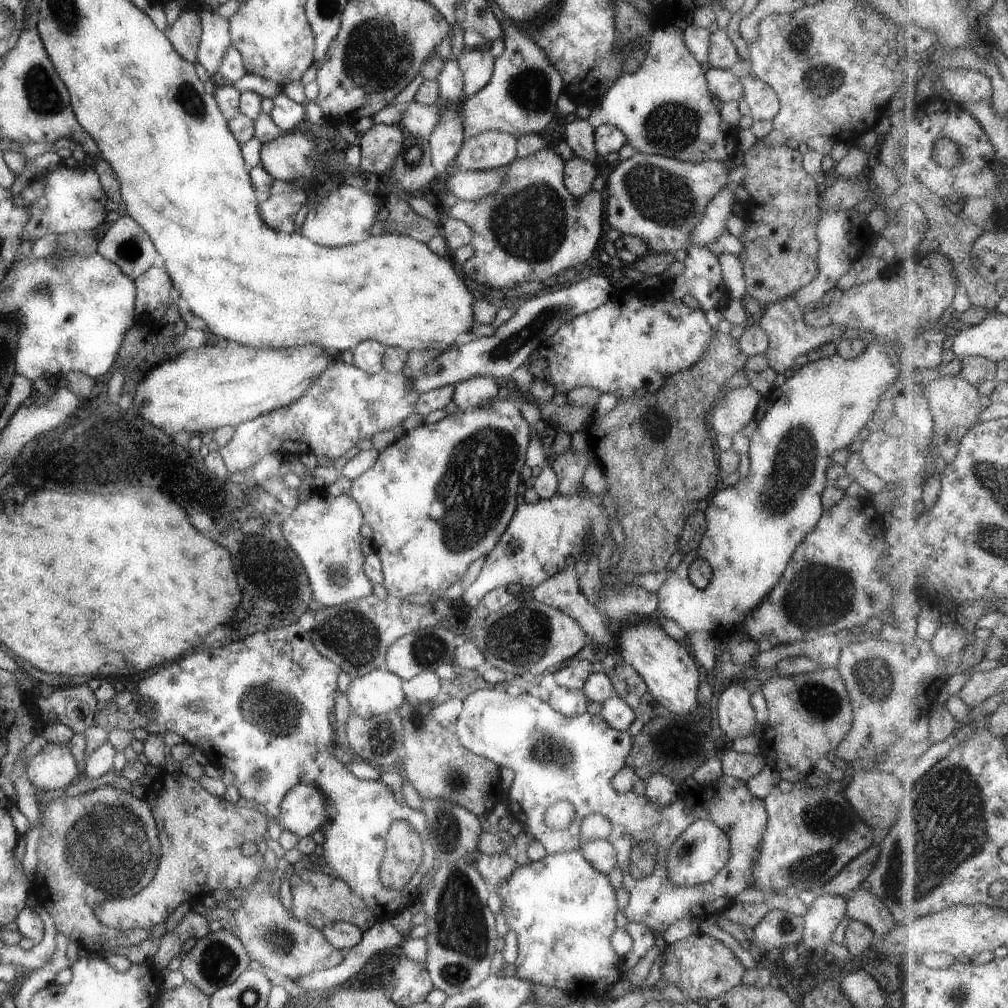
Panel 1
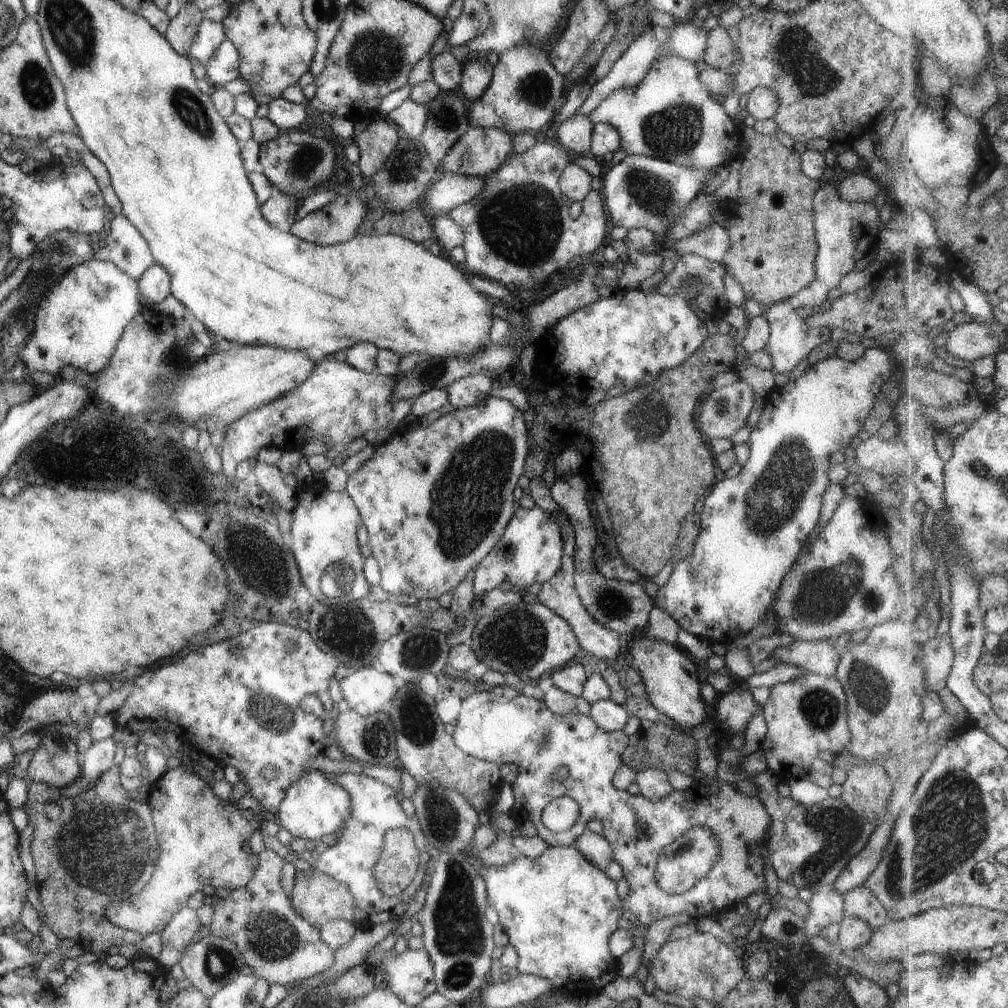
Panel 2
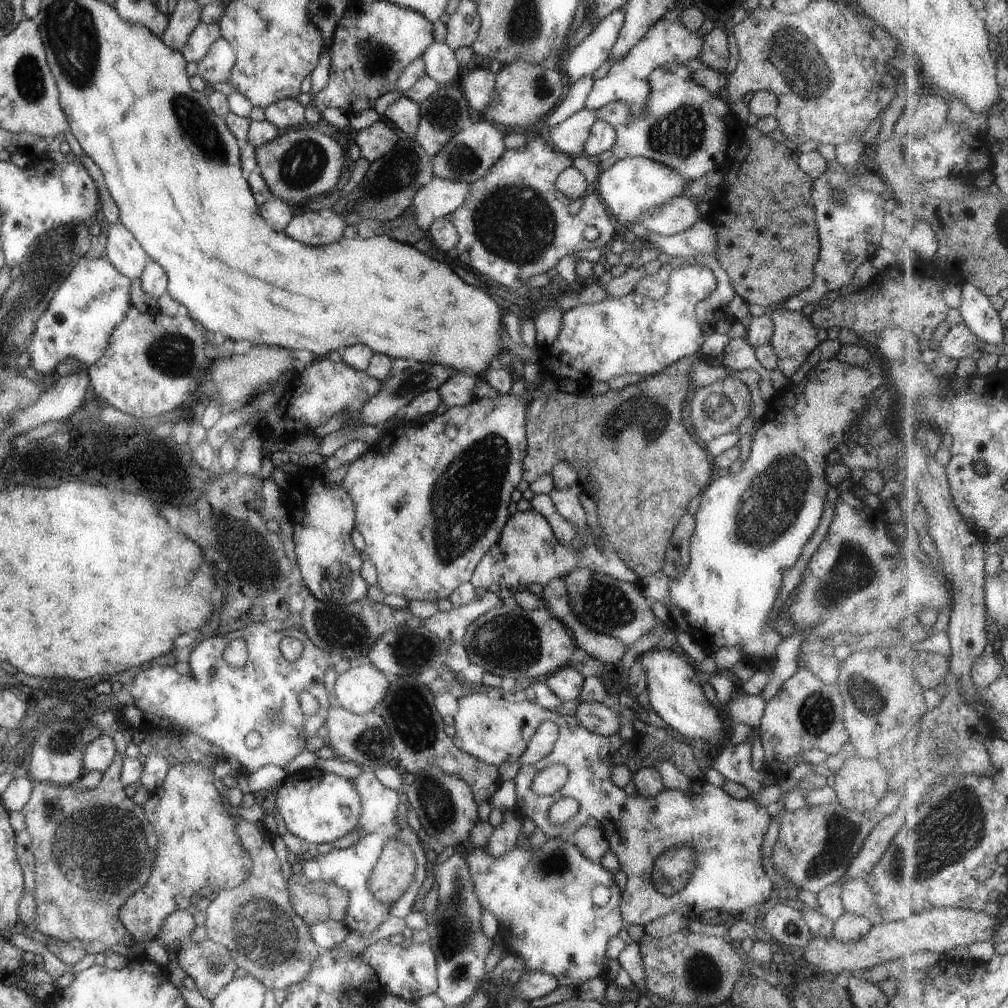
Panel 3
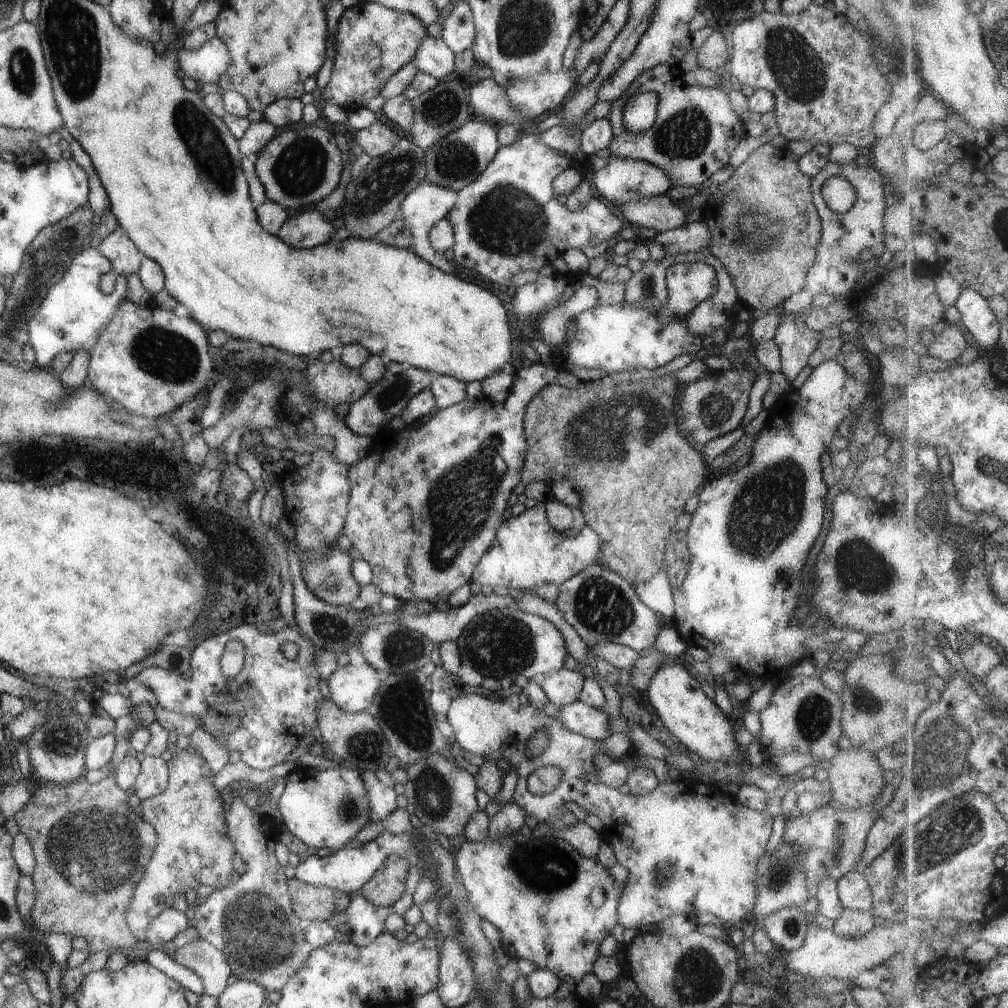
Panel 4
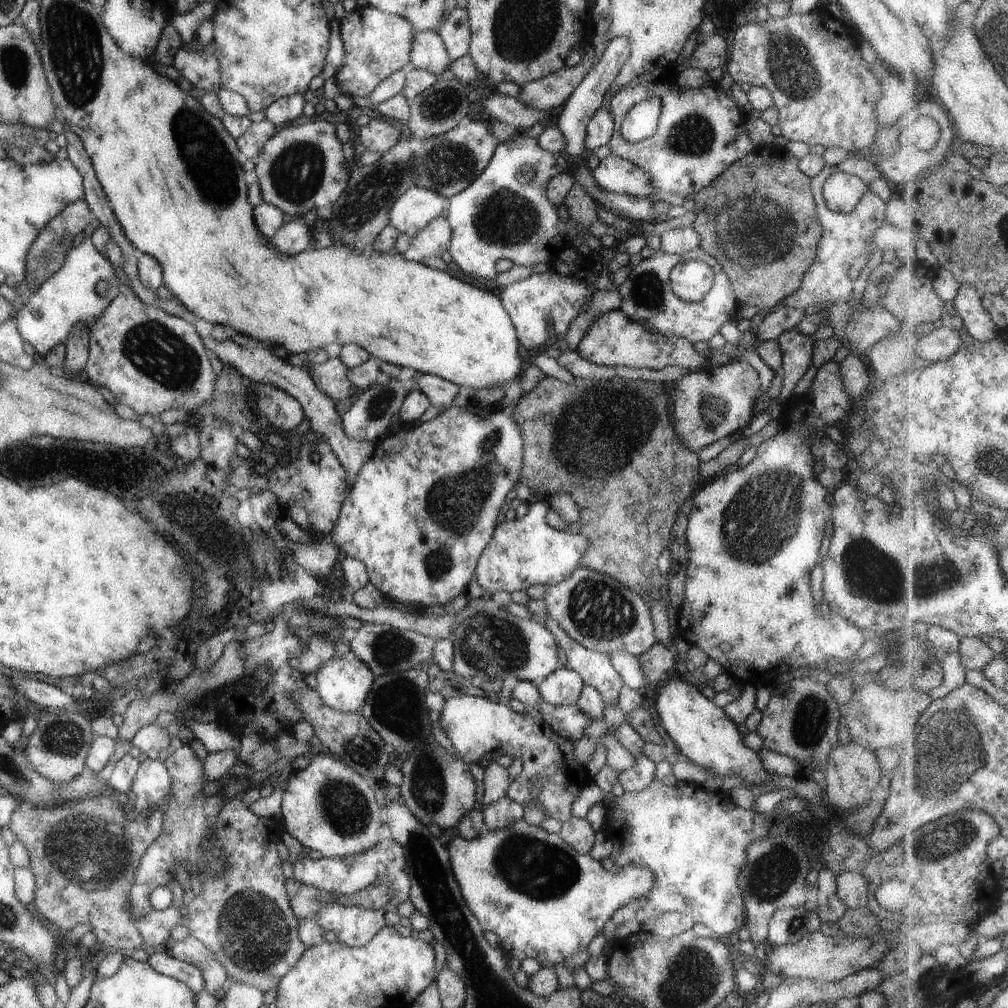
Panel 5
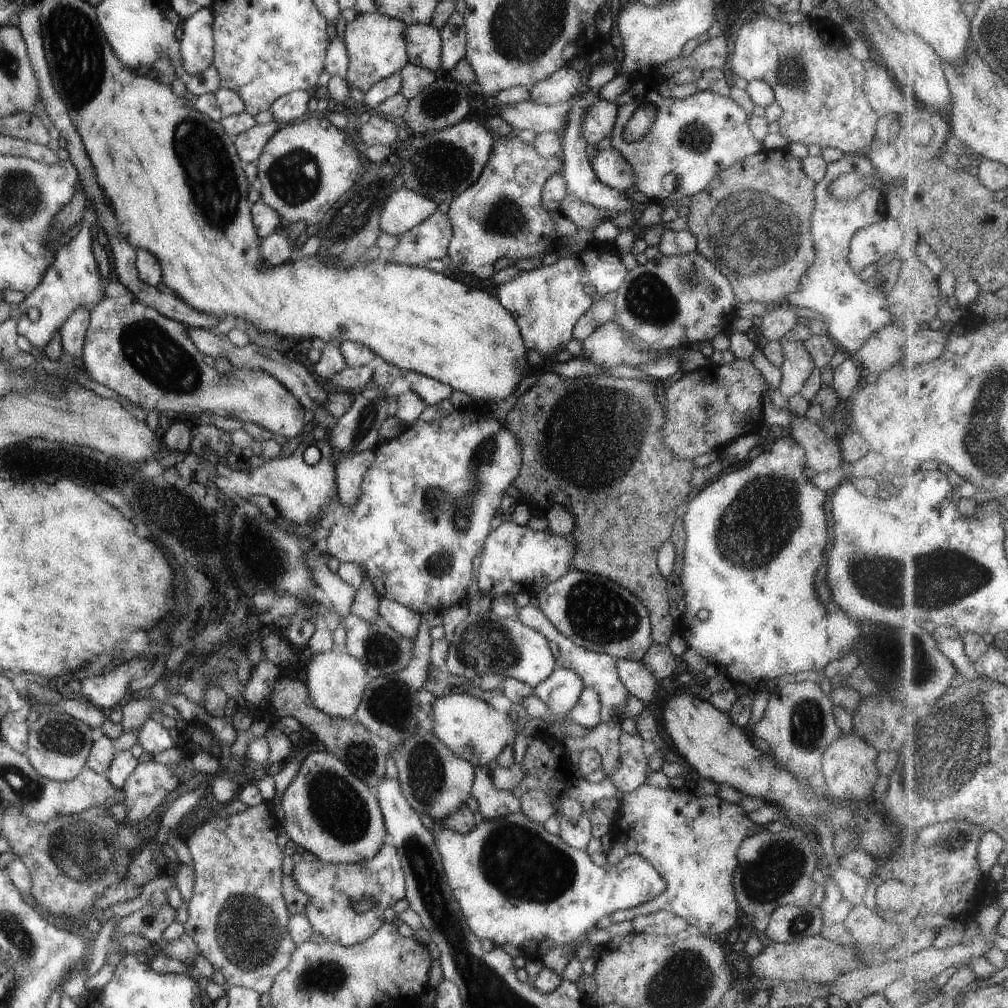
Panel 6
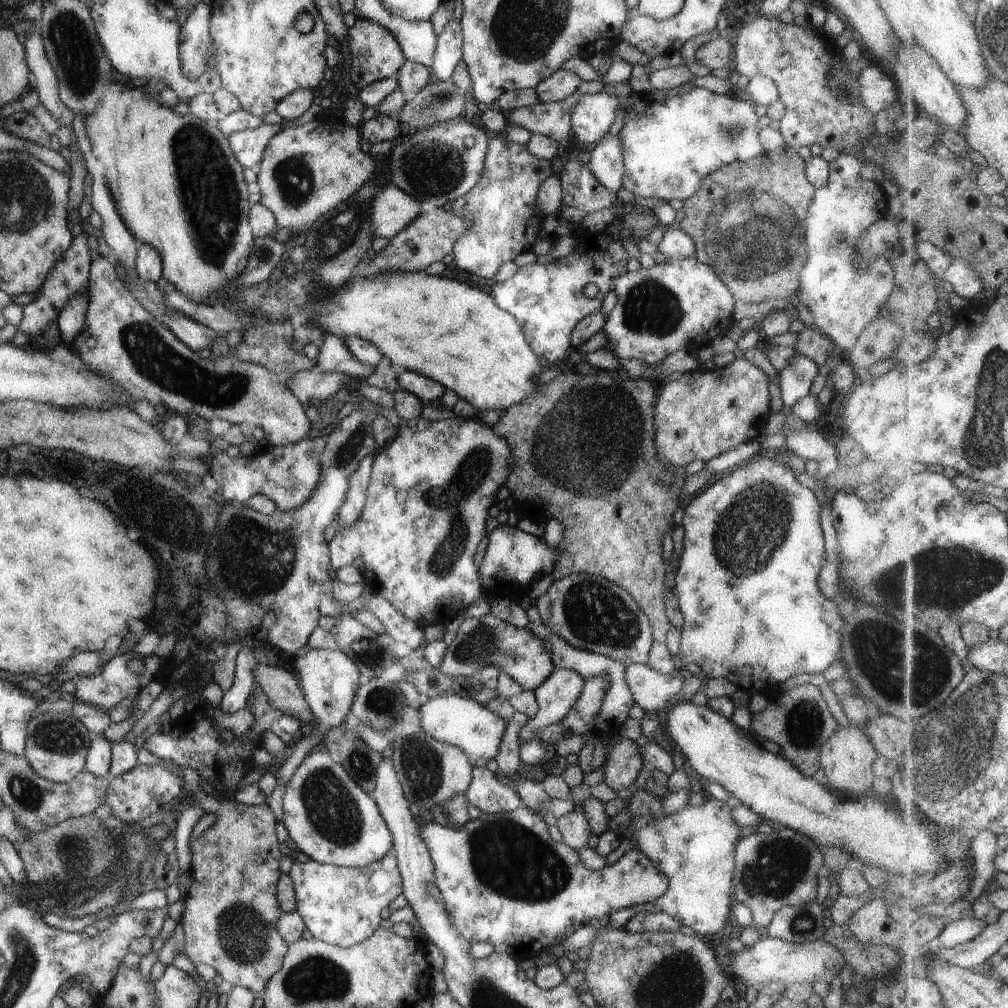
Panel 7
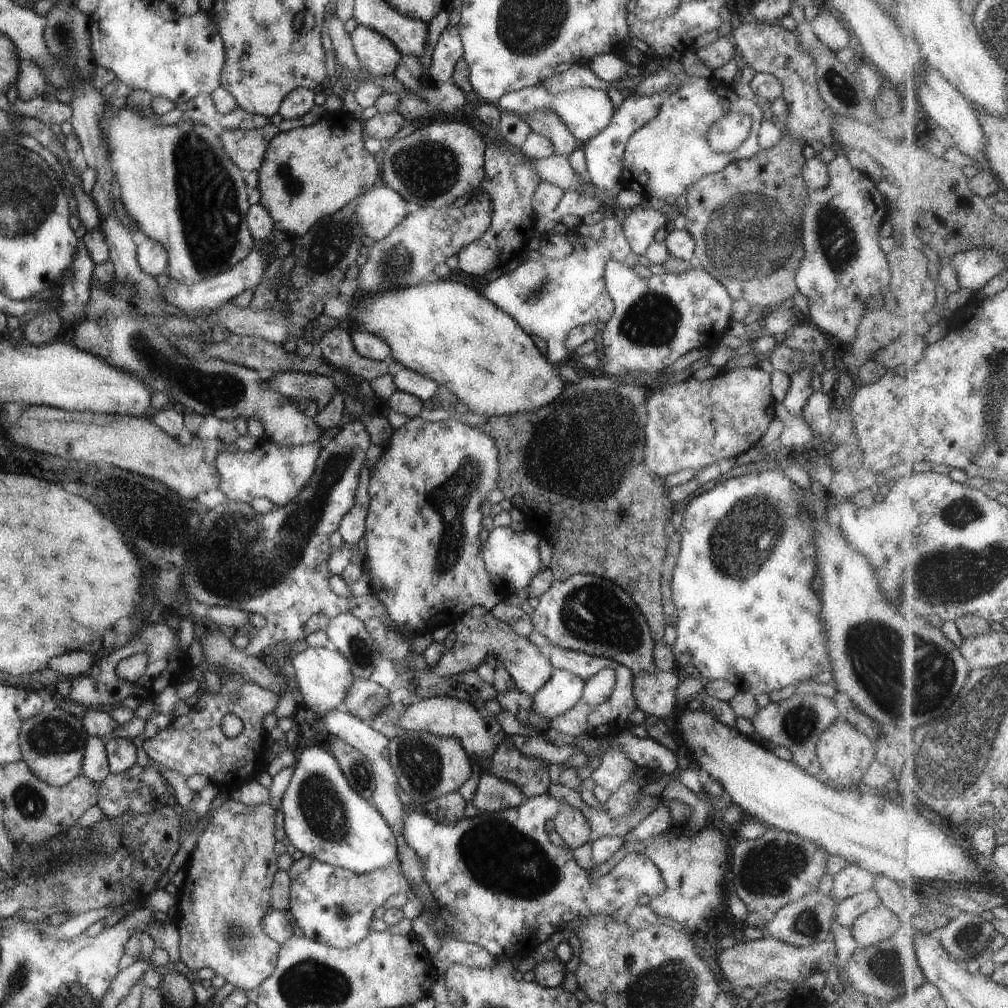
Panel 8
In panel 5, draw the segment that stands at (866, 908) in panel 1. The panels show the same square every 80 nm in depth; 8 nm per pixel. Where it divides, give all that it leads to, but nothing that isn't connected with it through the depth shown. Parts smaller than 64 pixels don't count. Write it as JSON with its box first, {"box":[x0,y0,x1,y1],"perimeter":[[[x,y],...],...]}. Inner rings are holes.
{"box":[835,871,867,909],"perimeter":[[[846,871],[835,874],[836,896],[846,909],[864,908],[867,901],[867,882],[861,872]]]}

